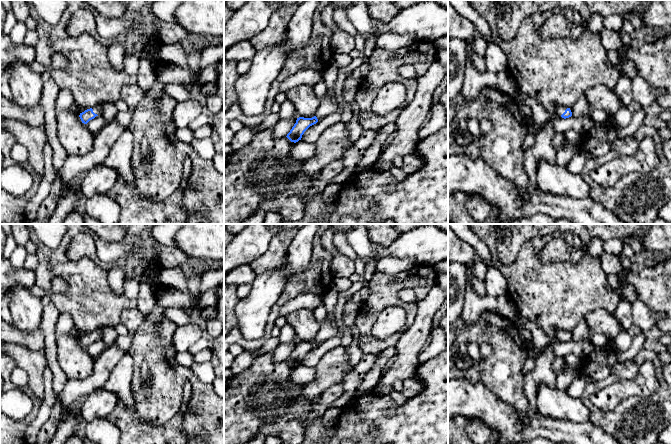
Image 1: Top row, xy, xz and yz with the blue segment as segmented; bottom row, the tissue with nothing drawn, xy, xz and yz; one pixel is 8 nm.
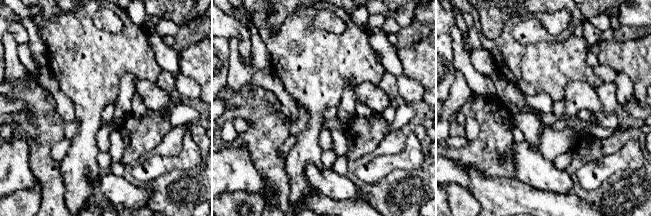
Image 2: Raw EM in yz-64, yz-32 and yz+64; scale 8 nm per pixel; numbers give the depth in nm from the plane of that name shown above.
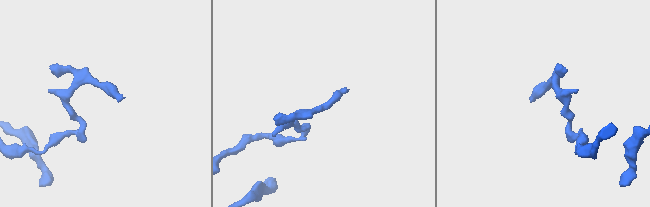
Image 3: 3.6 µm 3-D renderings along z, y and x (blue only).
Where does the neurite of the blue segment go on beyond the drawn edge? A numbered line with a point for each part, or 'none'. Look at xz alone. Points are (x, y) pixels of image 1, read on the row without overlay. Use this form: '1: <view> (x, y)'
1: xz (327, 330)

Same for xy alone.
1: xy (97, 333)

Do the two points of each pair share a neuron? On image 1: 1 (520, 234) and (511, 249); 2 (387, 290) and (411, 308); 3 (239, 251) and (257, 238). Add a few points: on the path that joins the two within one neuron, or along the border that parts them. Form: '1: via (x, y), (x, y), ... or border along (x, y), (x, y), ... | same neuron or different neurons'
1: via (516, 238), (511, 245) | same neuron
2: via (393, 296), (405, 305) | same neuron
3: via (243, 249), (253, 240) | same neuron

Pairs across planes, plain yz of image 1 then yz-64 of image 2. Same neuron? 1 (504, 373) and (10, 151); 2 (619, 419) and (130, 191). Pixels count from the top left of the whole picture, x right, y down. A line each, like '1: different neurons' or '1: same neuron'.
1: different neurons
2: different neurons

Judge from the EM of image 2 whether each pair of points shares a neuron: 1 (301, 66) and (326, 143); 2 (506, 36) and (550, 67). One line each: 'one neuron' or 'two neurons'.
1: two neurons
2: one neuron

